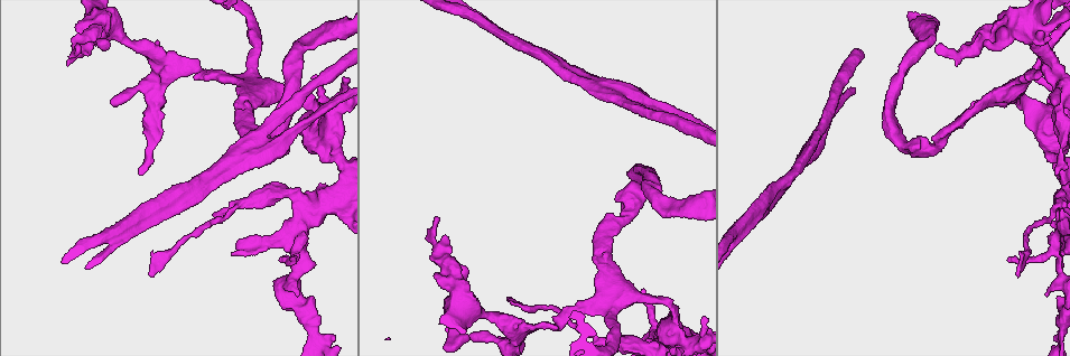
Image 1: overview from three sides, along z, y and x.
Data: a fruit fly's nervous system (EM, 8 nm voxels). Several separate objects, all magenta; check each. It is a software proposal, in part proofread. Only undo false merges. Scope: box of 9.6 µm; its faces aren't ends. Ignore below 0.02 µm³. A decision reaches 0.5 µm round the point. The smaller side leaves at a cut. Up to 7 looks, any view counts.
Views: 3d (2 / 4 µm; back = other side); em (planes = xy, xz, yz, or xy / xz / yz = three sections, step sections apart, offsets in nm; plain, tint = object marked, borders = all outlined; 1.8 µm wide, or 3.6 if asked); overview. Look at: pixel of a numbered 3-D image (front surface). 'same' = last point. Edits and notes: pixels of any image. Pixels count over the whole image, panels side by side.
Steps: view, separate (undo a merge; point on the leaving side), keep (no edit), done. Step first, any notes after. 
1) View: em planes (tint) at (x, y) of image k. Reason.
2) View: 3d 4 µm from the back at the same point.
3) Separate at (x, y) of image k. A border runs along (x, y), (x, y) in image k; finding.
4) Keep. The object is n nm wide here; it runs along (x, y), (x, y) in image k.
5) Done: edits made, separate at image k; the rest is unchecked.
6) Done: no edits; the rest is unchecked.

View: em 3.6 µm planes (plain) at (1041, 18) of image 1. Sharp bend.

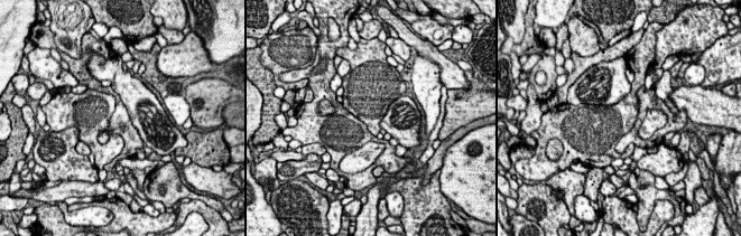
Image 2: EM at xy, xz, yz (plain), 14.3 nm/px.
View: em 3.6 µm planes (tint) at the same point.

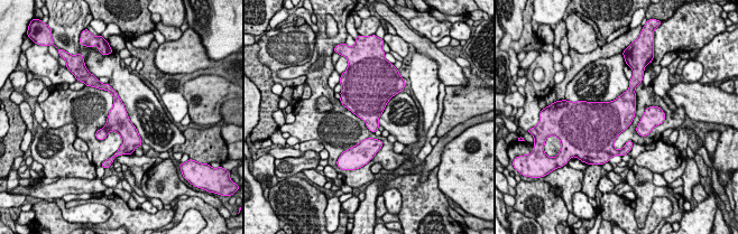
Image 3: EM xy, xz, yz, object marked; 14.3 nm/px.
Keep. One neuron here.

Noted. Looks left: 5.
View: 3d 4 µm at (1047, 59) of image 1.

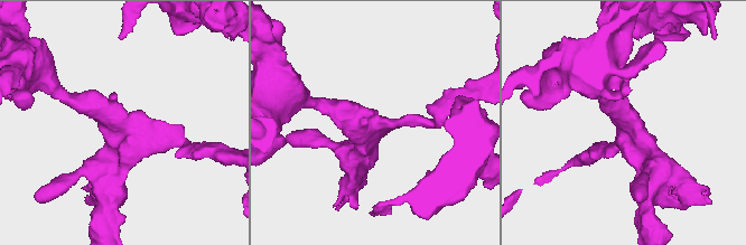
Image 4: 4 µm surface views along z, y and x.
View: em planes (tint) at (114, 118) of image 4.

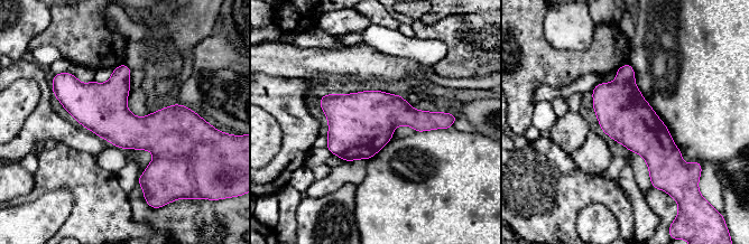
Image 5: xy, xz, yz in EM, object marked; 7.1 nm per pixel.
Keep. The object is 320 nm wide here; it runs along (62, 96), (118, 125), (192, 114) in image 5; all the same neuron.

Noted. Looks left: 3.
View: 3d 2 µm at (1017, 88) of image 1. Abrupt turn.

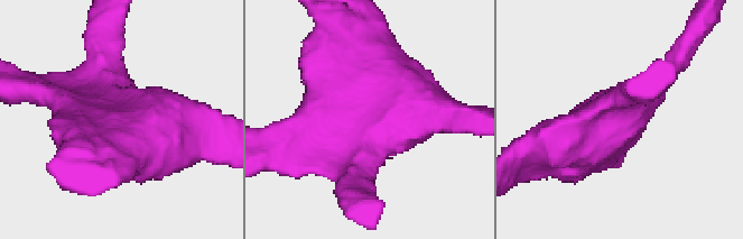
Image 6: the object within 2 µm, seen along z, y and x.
View: em 3.6 µm planes (tint) at (354, 118) of image 6. 4 arms meet here; now the EM.

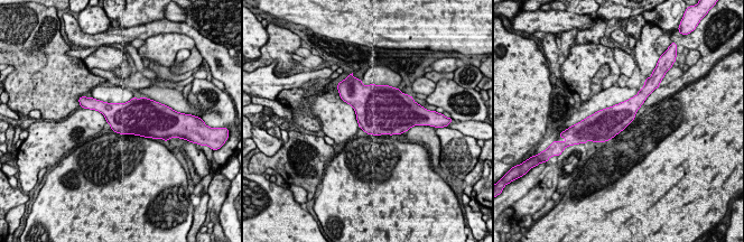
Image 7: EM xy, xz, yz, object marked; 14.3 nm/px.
Keep. Continuous, no second neuron.

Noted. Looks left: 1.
Done: no edits; the rest is unchecked.

